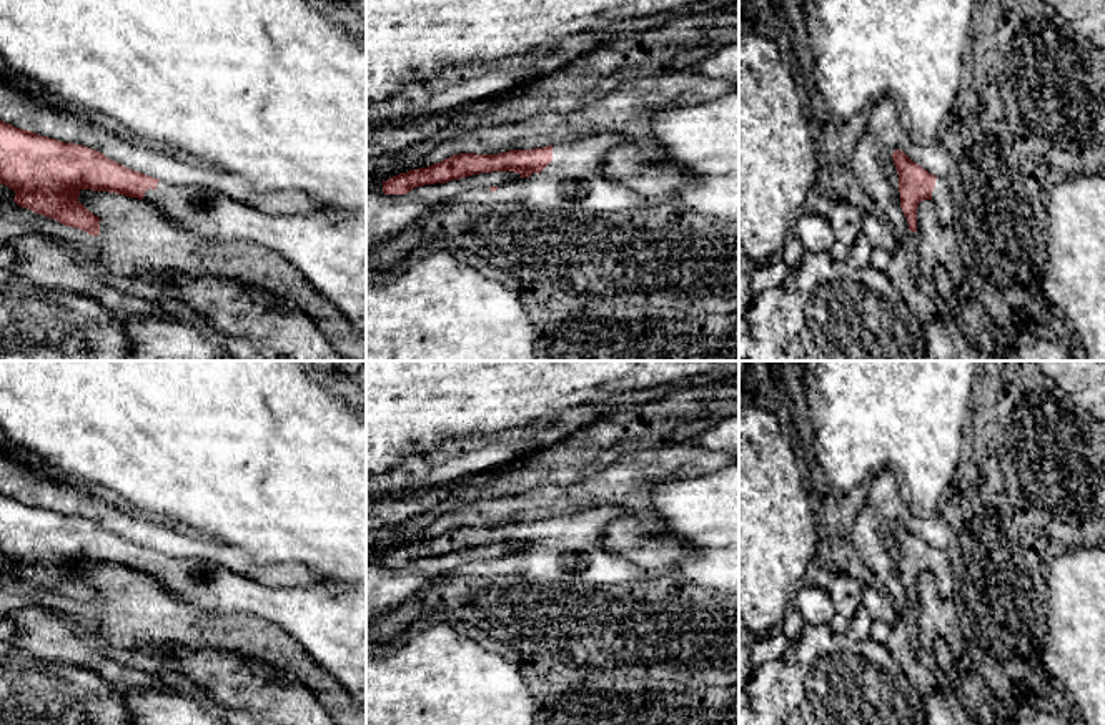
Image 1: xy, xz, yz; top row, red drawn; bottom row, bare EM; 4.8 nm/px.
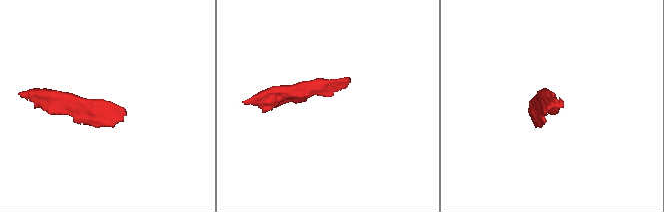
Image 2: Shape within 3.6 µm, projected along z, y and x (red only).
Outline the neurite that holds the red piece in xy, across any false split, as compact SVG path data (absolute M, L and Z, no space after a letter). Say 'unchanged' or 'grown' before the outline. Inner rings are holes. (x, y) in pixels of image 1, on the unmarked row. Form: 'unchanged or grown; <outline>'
grown; M2 492L0 555L15 564L13 574L18 579L92 609L100 607L100 590L78 574L82 562L118 565L151 575L170 594L210 614L241 612L260 617L288 632L366 712L366 584L323 579L310 587L275 589L210 560L160 554L88 519L42 509Z

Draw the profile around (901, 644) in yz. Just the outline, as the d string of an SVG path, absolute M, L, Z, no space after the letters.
M902 617L892 624L892 635L885 645L917 692L925 697L932 690L939 688L937 677L919 662L914 634Z

